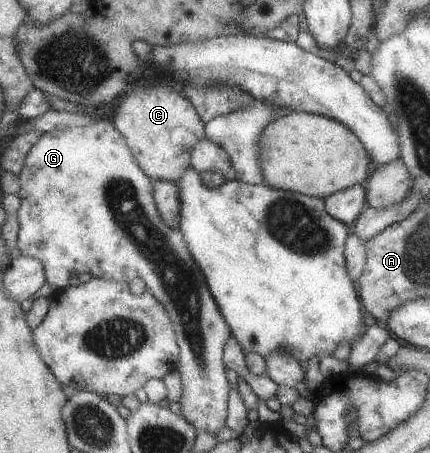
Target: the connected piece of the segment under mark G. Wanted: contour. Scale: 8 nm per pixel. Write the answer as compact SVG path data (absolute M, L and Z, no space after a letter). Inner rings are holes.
M100 121L83 127L61 128L51 131L45 131L40 138L30 147L25 154L22 168L19 170L18 180L20 189L18 190L19 206L16 211L18 230L16 234L16 250L25 257L35 258L41 262L45 282L50 283L56 291L67 286L71 275L86 272L91 277L99 279L108 279L119 283L129 283L132 278L142 278L145 284L145 290L148 290L152 296L162 305L166 311L167 318L171 322L175 332L175 341L178 347L176 369L180 376L182 385L182 395L178 404L180 405L180 414L182 418L189 422L196 430L204 430L204 434L215 434L225 426L225 416L227 414L227 396L228 386L226 376L224 375L224 365L222 364L221 354L225 340L230 337L229 328L226 326L222 315L219 313L210 291L205 285L205 280L199 271L199 268L191 259L187 248L184 248L182 242L183 236L178 229L166 226L159 217L153 201L153 188L150 179L136 166L134 157L123 141L122 135L108 122Z

